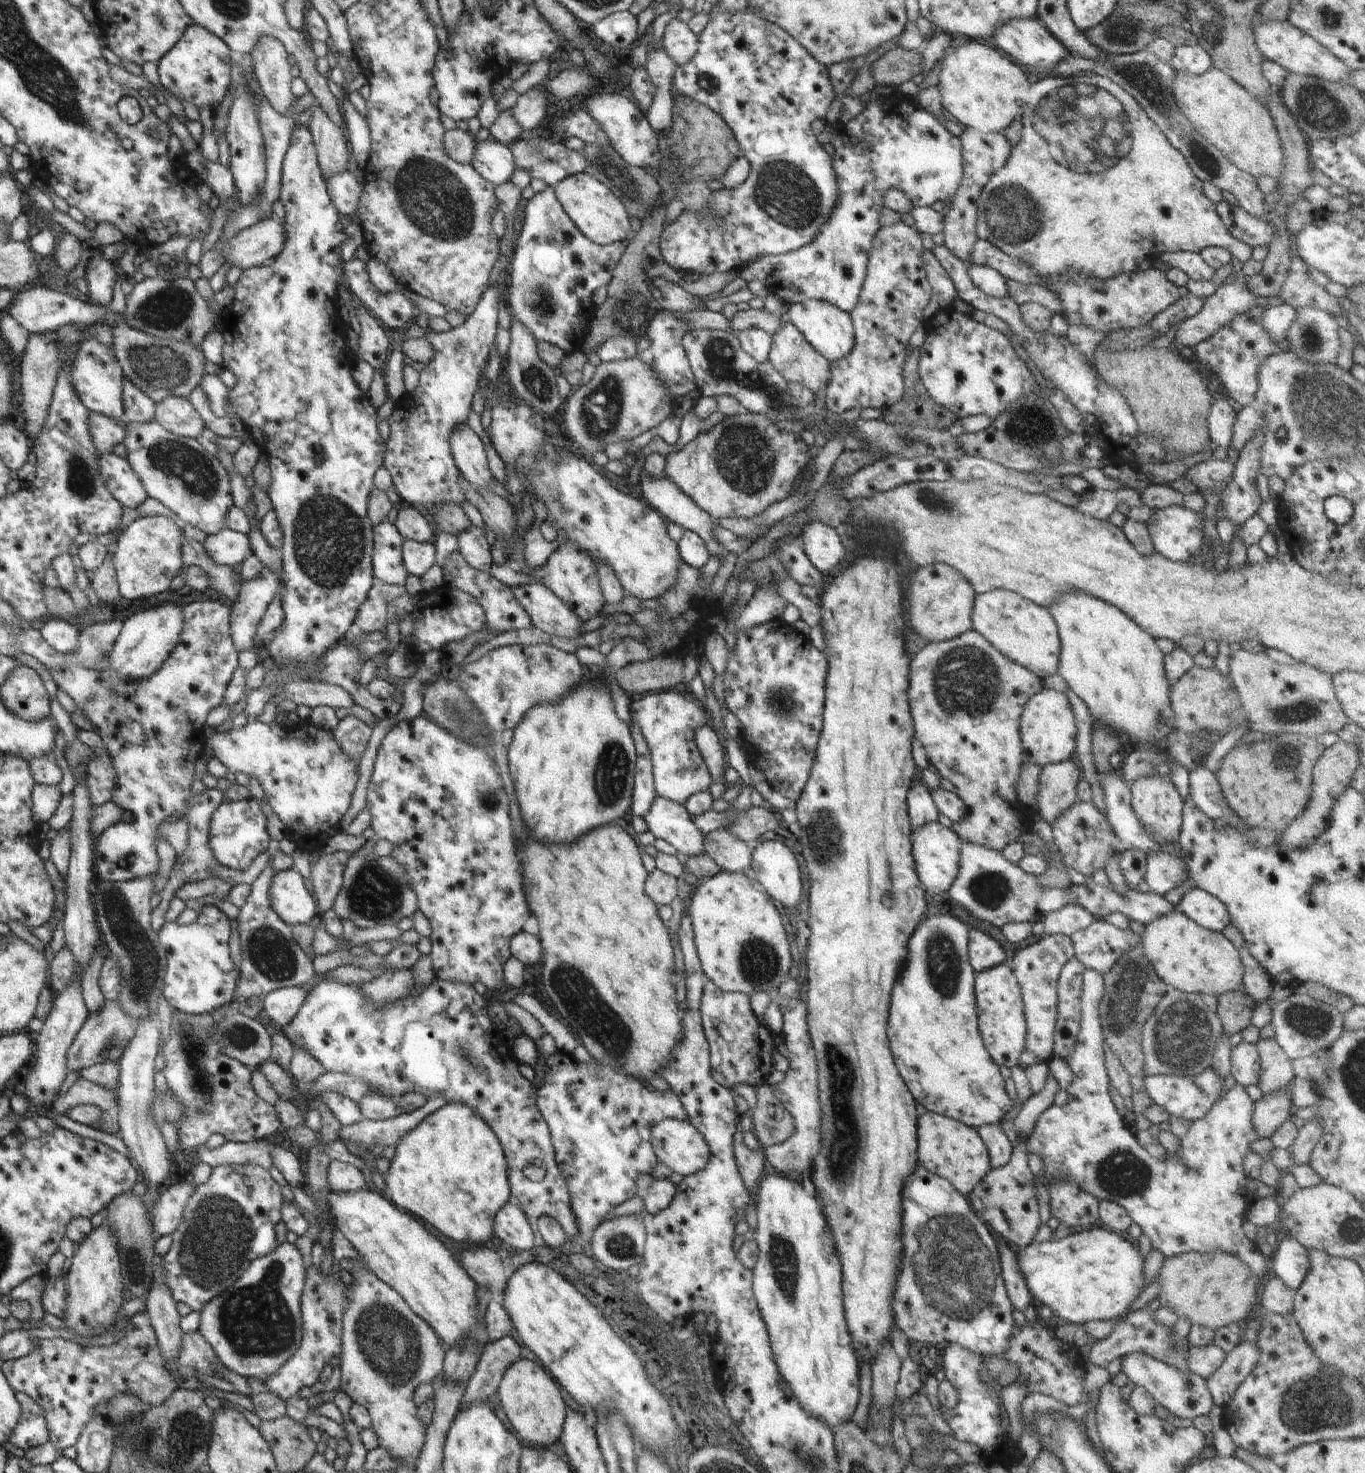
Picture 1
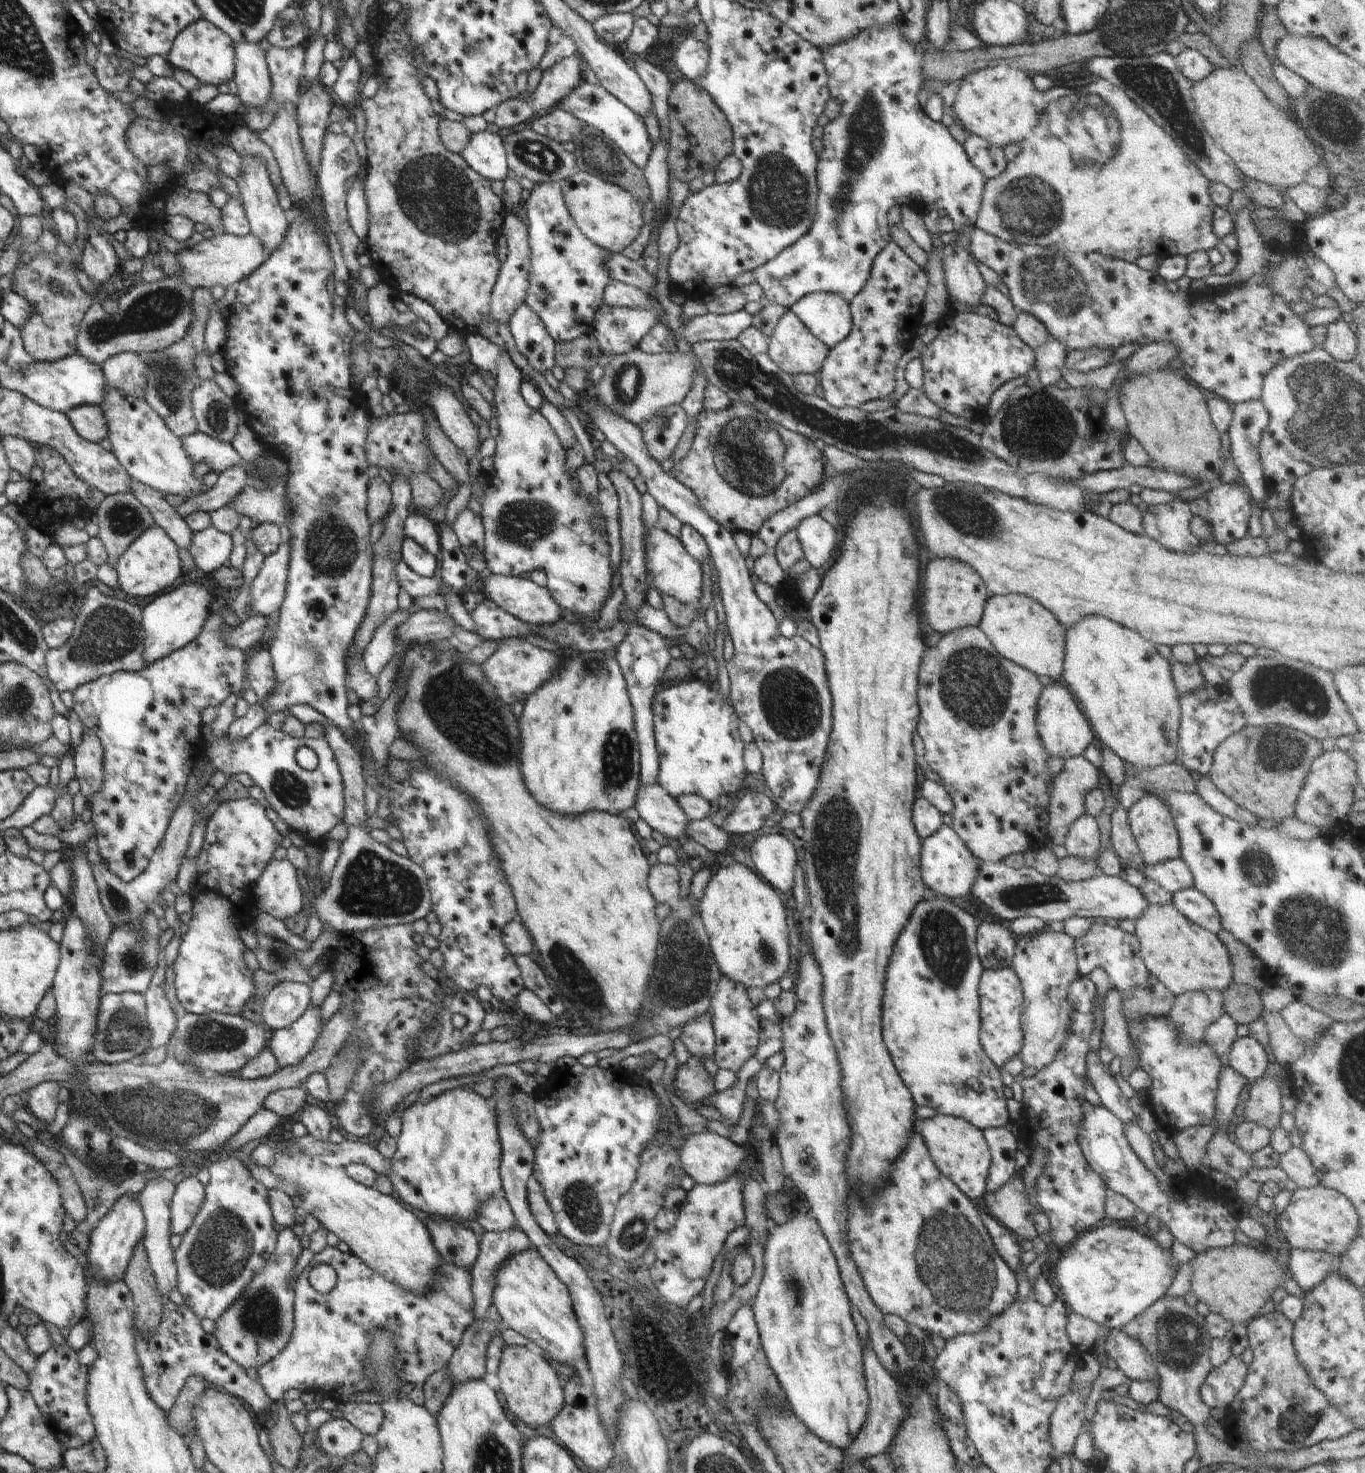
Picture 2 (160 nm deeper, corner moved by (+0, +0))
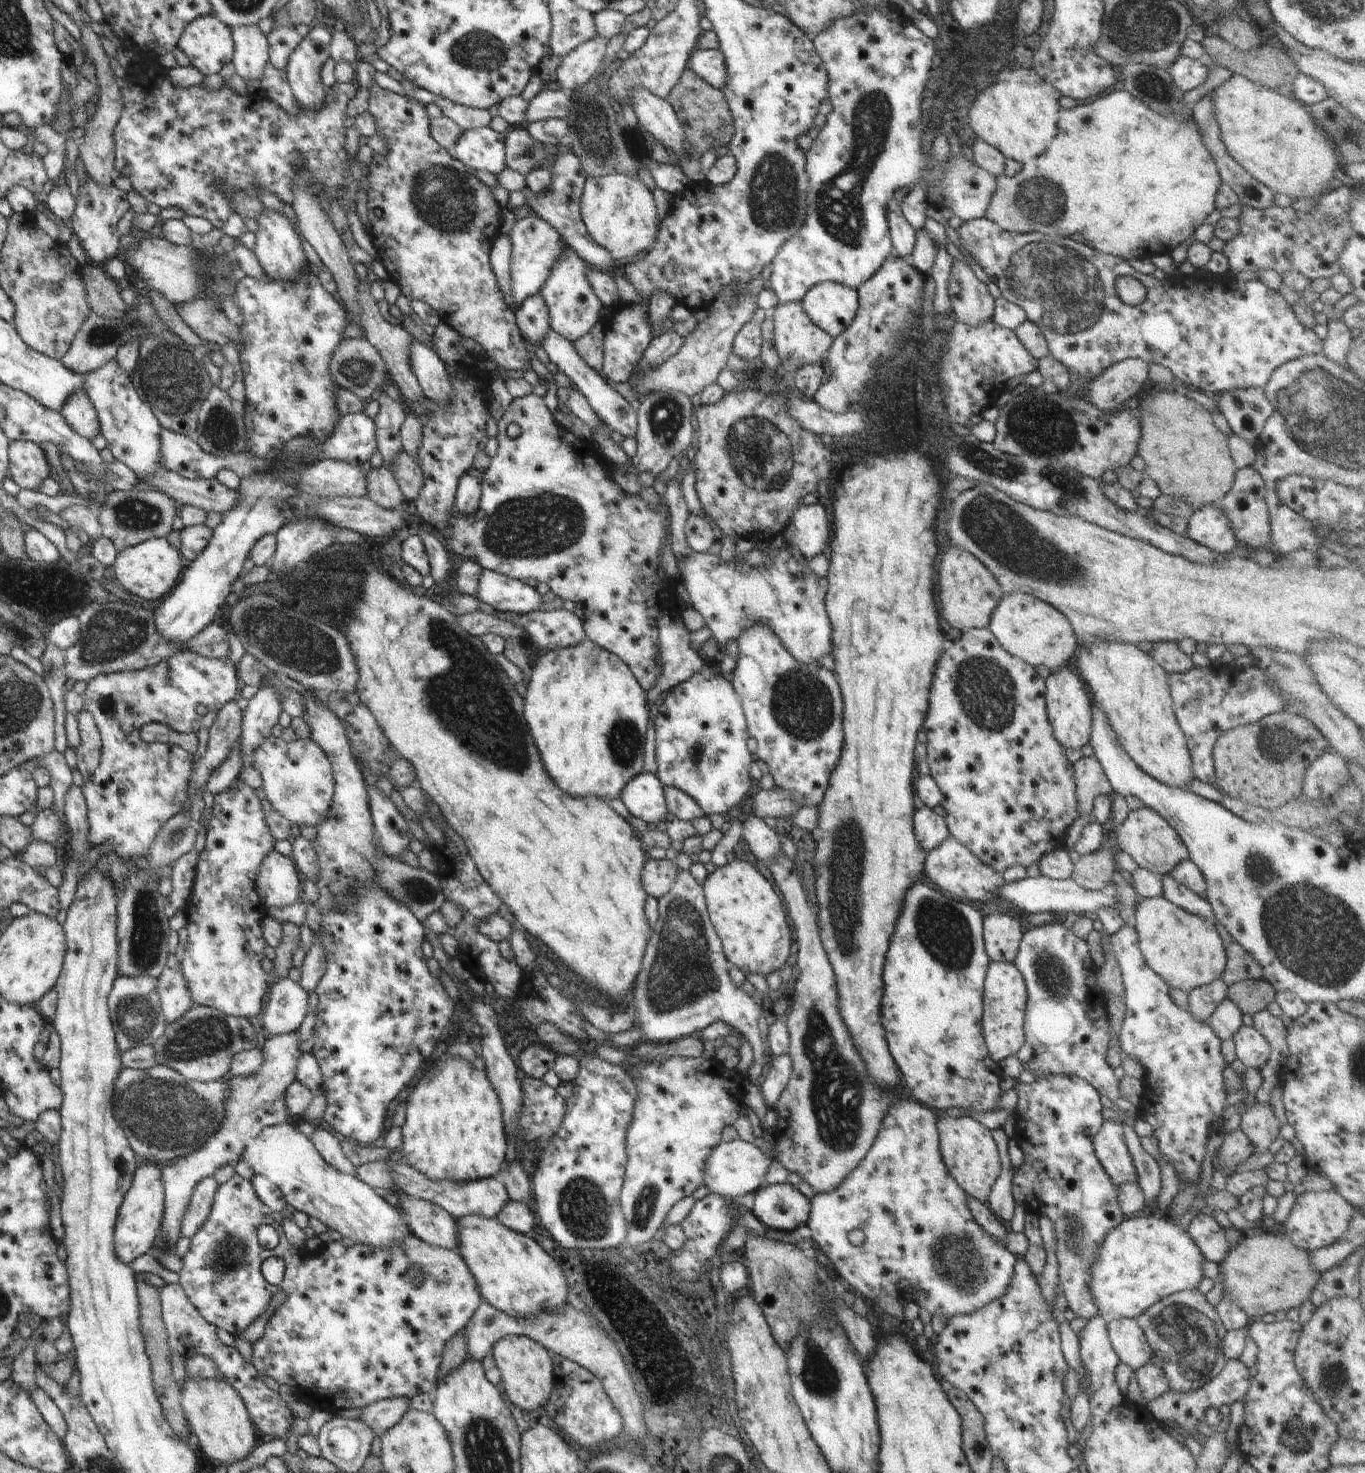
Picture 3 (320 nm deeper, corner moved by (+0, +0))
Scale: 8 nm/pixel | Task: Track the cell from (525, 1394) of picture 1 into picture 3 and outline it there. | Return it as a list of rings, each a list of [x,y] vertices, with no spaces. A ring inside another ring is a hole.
[[[510,1335],[494,1344],[490,1356],[501,1372],[503,1391],[511,1402],[527,1414],[542,1412],[552,1392],[554,1380],[552,1355],[546,1348],[526,1335]]]

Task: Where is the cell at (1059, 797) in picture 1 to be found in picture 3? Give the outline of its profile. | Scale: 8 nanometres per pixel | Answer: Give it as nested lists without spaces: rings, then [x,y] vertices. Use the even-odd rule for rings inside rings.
[[[1090,752],[1074,762],[1073,773],[1077,788],[1079,817],[1093,812],[1093,800],[1100,795],[1112,797],[1112,788],[1100,761]]]

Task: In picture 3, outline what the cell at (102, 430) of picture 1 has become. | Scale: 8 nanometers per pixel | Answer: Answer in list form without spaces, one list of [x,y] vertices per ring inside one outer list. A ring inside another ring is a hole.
[[[83,389],[69,394],[59,413],[78,436],[91,441],[101,433],[96,409]]]

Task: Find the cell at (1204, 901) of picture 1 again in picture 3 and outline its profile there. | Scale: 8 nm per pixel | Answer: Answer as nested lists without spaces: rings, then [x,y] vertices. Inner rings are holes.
[[[1163,875],[1163,897],[1182,908],[1190,914],[1201,916],[1209,920],[1214,926],[1219,923],[1218,917],[1214,914],[1210,903],[1197,894],[1194,894],[1189,888],[1180,884],[1172,875]]]

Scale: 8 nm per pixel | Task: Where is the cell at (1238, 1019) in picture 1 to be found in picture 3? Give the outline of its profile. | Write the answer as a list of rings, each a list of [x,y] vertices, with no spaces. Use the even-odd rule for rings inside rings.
[[[1264,978],[1227,985],[1227,996],[1238,1005],[1243,1014],[1252,1016],[1266,1009],[1275,1000],[1275,994],[1275,988]]]

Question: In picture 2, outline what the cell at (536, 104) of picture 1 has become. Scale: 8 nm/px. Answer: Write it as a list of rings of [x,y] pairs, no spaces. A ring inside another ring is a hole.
[[[575,55],[563,58],[543,72],[540,84],[533,92],[530,104],[535,113],[544,114],[584,81],[582,58]]]

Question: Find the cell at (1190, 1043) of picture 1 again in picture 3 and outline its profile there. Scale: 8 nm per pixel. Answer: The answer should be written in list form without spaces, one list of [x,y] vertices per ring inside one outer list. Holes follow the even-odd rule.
[[[1216,979],[1210,984],[1188,991],[1189,1008],[1194,1018],[1207,1022],[1216,1007],[1227,997],[1227,984]]]

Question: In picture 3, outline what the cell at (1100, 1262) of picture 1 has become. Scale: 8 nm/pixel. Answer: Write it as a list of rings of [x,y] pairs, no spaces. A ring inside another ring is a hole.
[[[1154,1211],[1149,1216],[1128,1217],[1107,1232],[1097,1261],[1091,1265],[1091,1293],[1100,1316],[1104,1319],[1134,1319],[1160,1299],[1180,1291],[1196,1289],[1205,1277],[1202,1271],[1204,1261],[1206,1258],[1201,1248],[1193,1241],[1190,1233],[1178,1225],[1178,1220]]]

